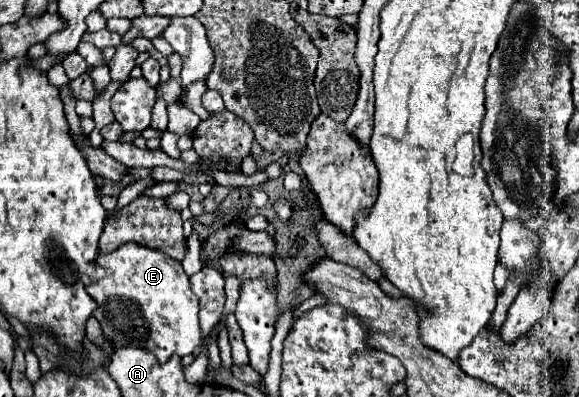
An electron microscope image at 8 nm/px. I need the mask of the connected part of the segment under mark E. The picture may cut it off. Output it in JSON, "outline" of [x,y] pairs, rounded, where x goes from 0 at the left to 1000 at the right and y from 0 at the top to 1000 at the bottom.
{"outline":[[[216,615],[192,640],[171,640],[161,665],[181,680],[181,695],[174,705],[164,705],[150,720],[154,746],[168,761],[161,796],[174,811],[178,841],[188,846],[199,872],[230,872],[257,882],[282,917],[295,892],[323,897],[347,866],[344,756],[330,730],[326,695],[320,690],[313,660],[264,625],[244,625],[244,615]]]}

